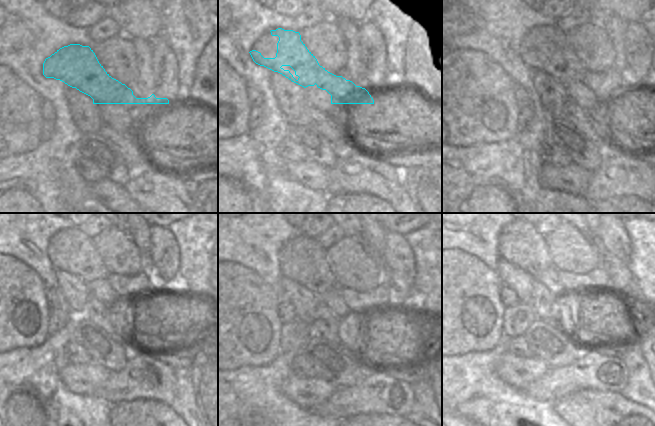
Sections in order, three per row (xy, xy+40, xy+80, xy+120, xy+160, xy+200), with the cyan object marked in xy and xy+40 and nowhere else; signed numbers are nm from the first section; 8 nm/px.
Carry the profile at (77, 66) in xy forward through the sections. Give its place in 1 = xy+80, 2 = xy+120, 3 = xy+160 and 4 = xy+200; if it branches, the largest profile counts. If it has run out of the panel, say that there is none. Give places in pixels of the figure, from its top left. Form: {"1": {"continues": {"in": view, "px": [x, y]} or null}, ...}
{"1": {"continues": {"in": "xy+80", "px": [550, 90]}}, "2": {"continues": {"in": "xy+120", "px": [104, 314]}}, "3": {"continues": {"in": "xy+160", "px": [339, 312]}}, "4": {"continues": {"in": "xy+200", "px": [549, 308]}}}

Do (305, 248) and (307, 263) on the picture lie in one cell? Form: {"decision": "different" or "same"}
{"decision": "different"}

